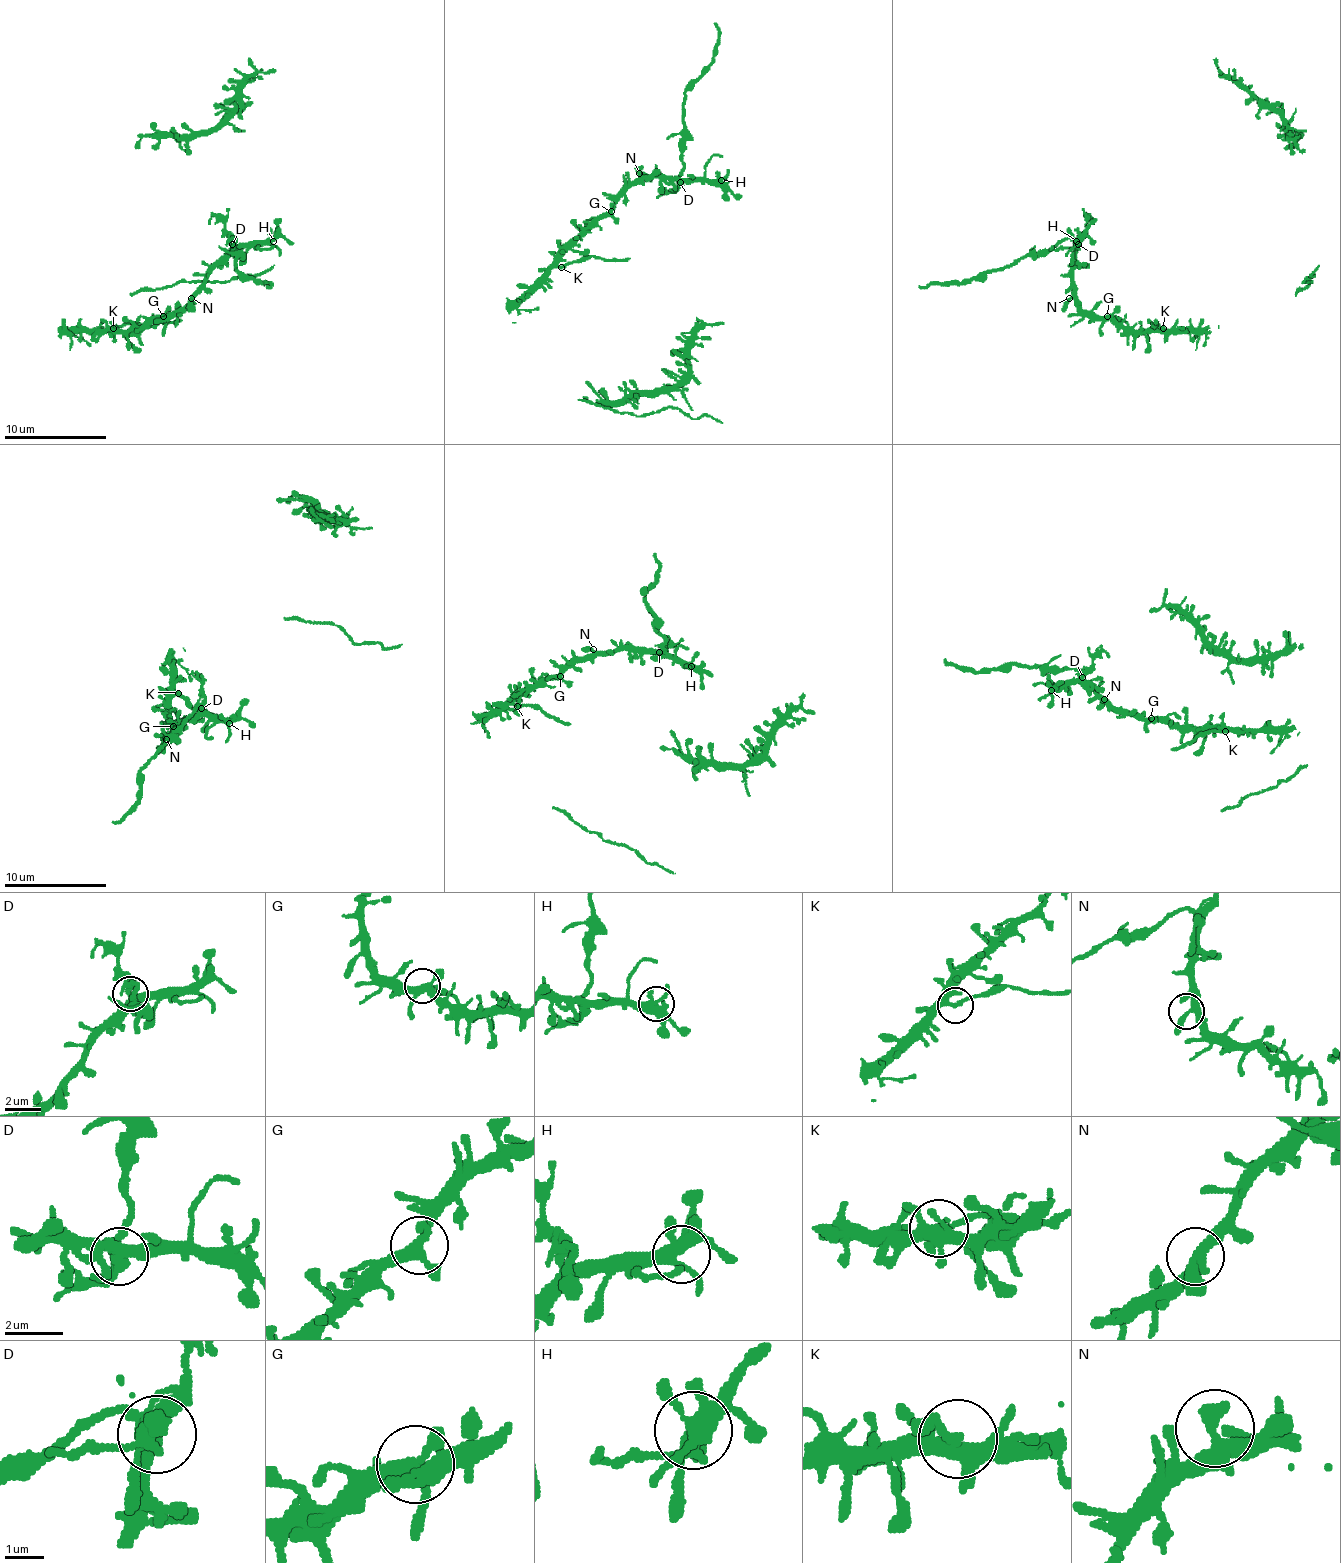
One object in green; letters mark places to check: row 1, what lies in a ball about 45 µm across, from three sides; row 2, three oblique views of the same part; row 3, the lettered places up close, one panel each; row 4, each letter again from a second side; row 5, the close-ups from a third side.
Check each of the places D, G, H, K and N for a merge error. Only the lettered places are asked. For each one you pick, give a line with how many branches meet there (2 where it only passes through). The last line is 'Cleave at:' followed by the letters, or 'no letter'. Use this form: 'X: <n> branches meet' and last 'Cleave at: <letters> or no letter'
D: 5 branches meet
K: 4 branches meet
Cleave at: D, K

